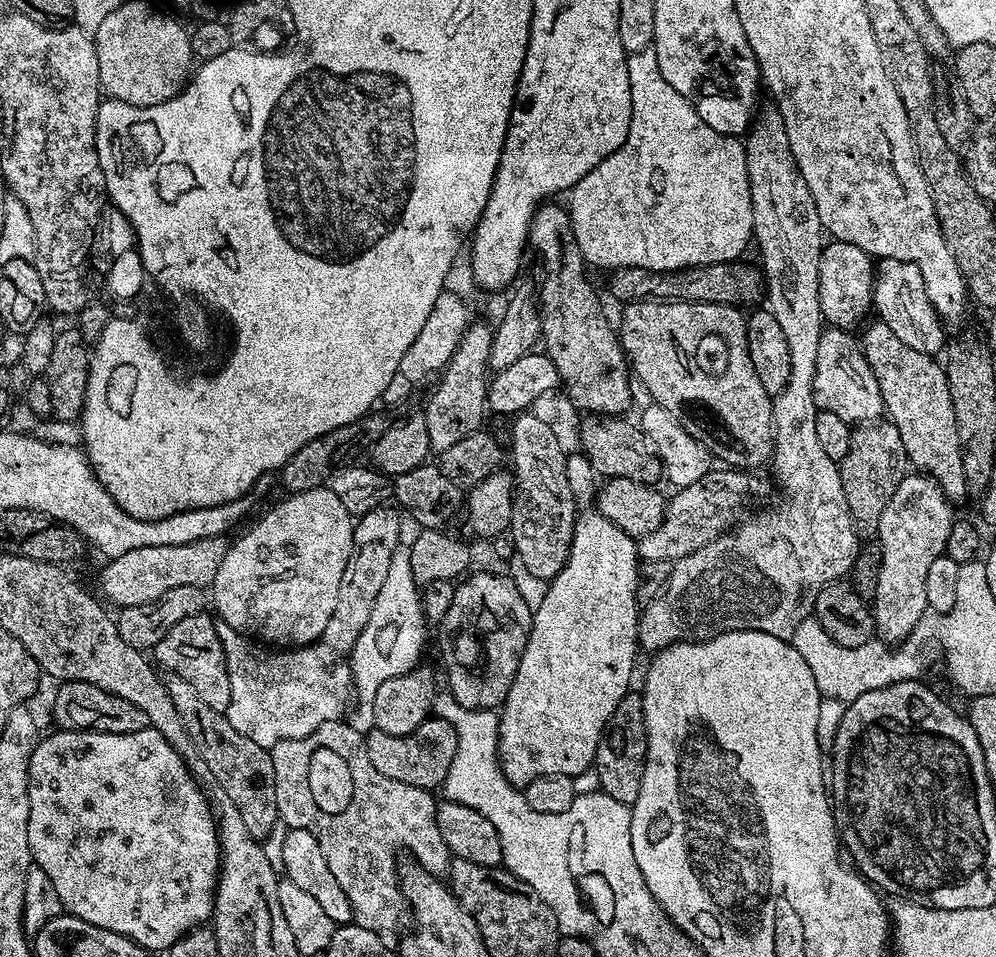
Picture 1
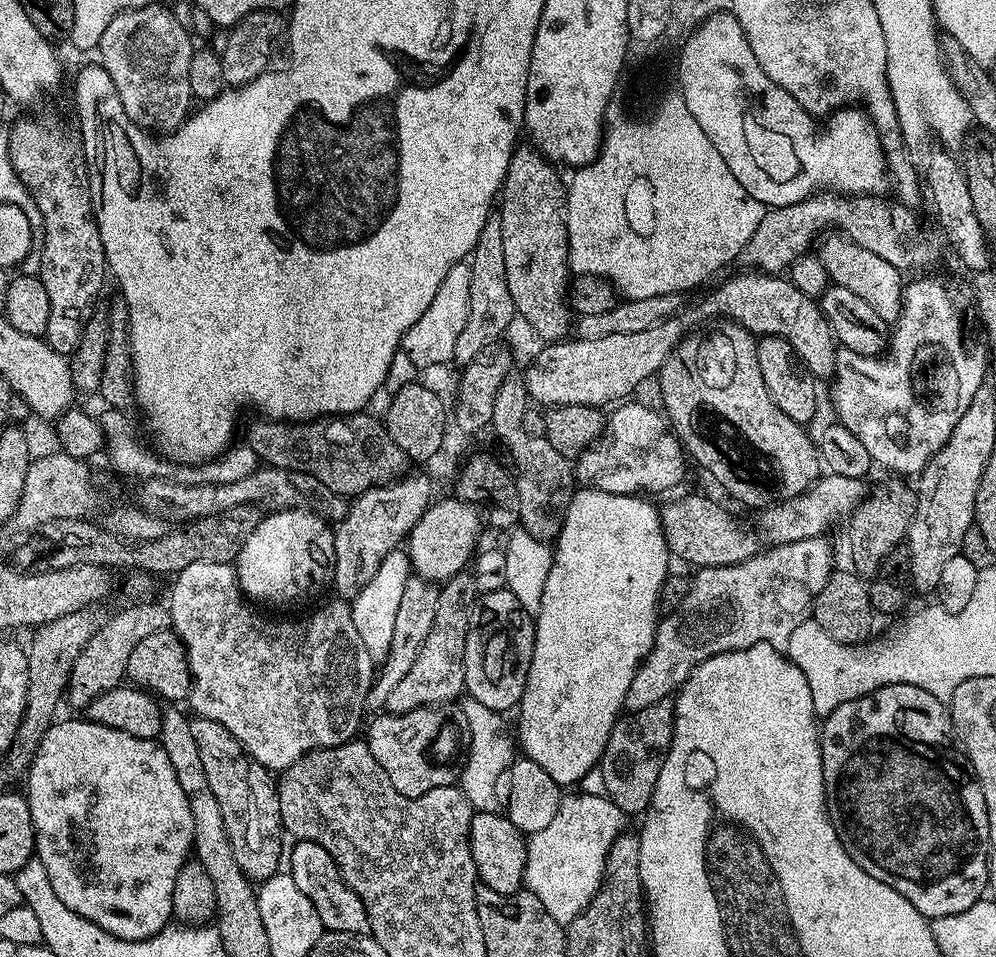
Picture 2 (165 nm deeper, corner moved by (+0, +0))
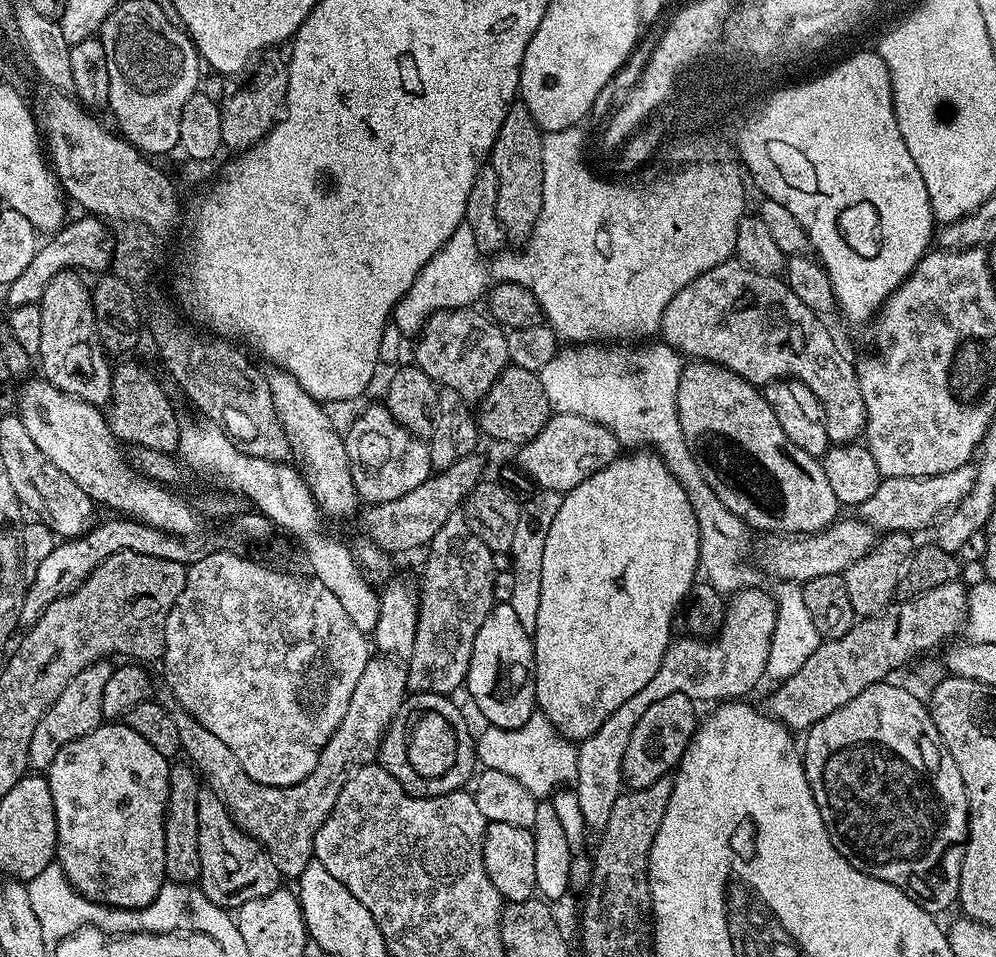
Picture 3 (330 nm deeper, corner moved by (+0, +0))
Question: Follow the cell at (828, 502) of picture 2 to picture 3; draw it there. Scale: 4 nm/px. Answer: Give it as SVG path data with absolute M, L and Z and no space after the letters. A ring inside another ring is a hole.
M975 463L963 464L958 470L938 474L937 476L915 476L914 478L898 478L885 476L880 481L878 490L866 498L866 502L858 505L859 519L869 524L879 533L907 532L917 534L923 528L931 529L945 514L970 494L976 484L978 468Z

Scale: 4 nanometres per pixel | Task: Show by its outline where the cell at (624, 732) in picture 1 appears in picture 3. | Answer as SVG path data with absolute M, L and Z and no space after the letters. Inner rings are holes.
M687 692L666 694L666 698L658 698L646 714L638 718L634 726L634 734L630 734L630 743L626 746L626 754L622 754L622 774L624 784L629 789L645 788L658 778L669 775L679 765L684 751L695 736L698 727L696 716L697 701L691 700Z

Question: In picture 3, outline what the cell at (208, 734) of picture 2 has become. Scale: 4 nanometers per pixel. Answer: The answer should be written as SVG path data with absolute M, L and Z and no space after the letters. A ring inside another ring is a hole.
M209 786L201 787L198 794L198 855L201 863L198 887L204 891L206 898L210 898L210 902L220 908L239 910L246 902L254 898L266 898L266 894L274 894L274 890L281 887L282 877L270 854L255 838L247 836L236 825L227 806L221 802L220 795Z

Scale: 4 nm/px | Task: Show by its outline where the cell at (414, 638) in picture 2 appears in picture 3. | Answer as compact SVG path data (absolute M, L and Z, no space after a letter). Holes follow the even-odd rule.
M373 655L366 670L362 670L362 678L358 678L358 686L354 686L350 706L346 706L346 714L342 722L338 722L338 730L334 730L330 742L326 742L318 758L318 766L314 766L314 770L310 770L310 774L306 774L302 782L285 788L254 782L254 778L250 778L246 770L242 770L242 762L234 758L230 746L226 746L222 738L210 734L210 730L206 730L206 726L202 726L198 718L177 706L176 696L172 691L165 691L162 703L171 710L174 722L178 725L183 755L189 756L187 759L192 768L220 795L221 802L227 806L236 825L267 850L281 877L298 878L314 859L314 834L334 810L344 783L359 768L373 763L379 757L380 743L384 740L390 722L404 705L407 692L407 667L391 655Z

